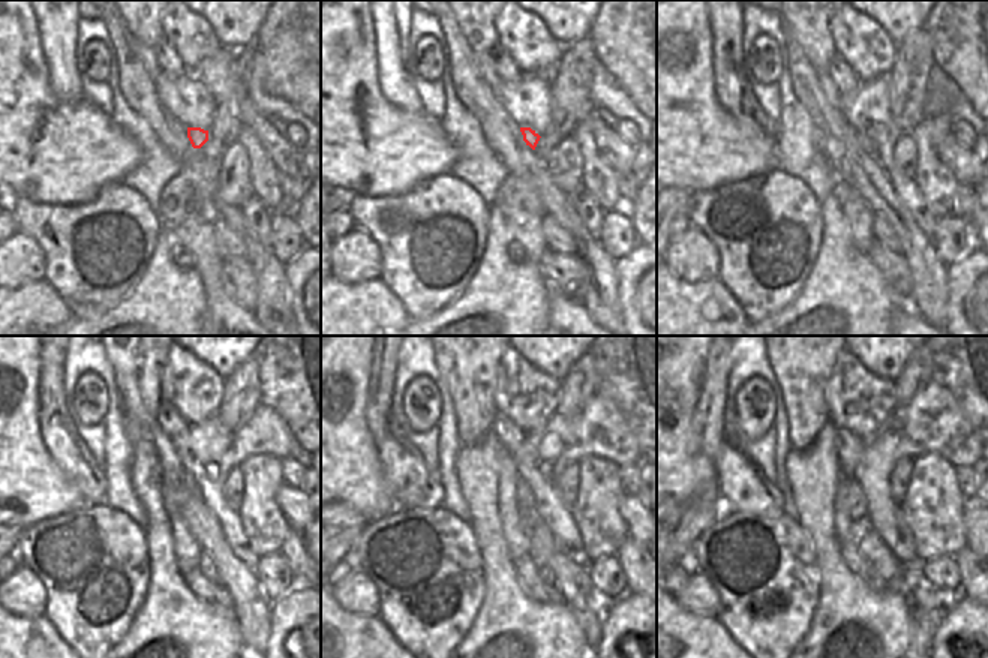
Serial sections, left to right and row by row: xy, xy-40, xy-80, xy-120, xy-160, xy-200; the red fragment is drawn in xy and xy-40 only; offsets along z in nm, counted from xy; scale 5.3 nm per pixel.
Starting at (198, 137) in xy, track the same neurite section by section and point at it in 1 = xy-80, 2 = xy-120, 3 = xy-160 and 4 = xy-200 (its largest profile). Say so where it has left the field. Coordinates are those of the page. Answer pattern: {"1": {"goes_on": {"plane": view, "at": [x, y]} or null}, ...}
{"1": {"goes_on": {"plane": "xy-80", "at": [867, 146]}}, "2": {"goes_on": {"plane": "xy-120", "at": [189, 483]}}, "3": {"goes_on": {"plane": "xy-160", "at": [523, 493]}}, "4": {"goes_on": {"plane": "xy-200", "at": [856, 502]}}}

